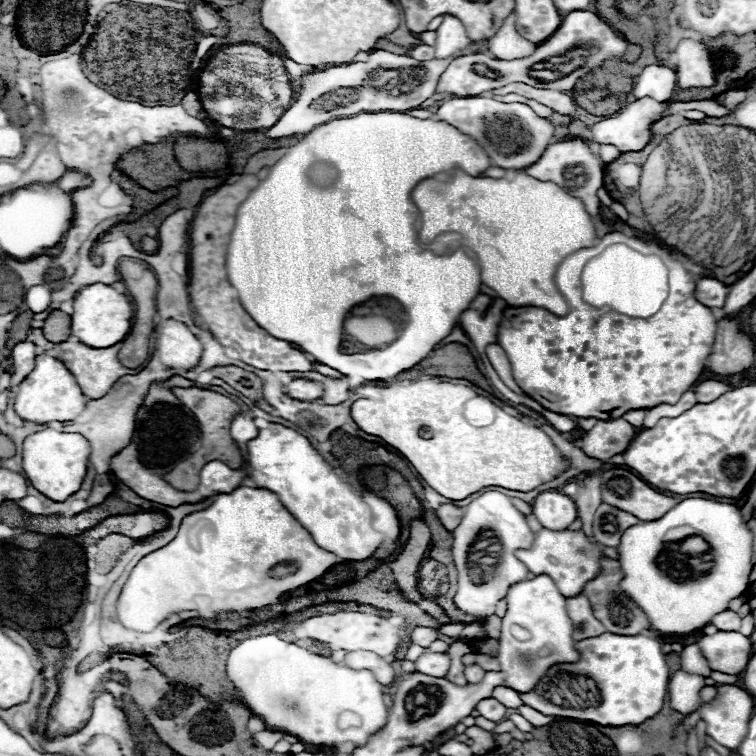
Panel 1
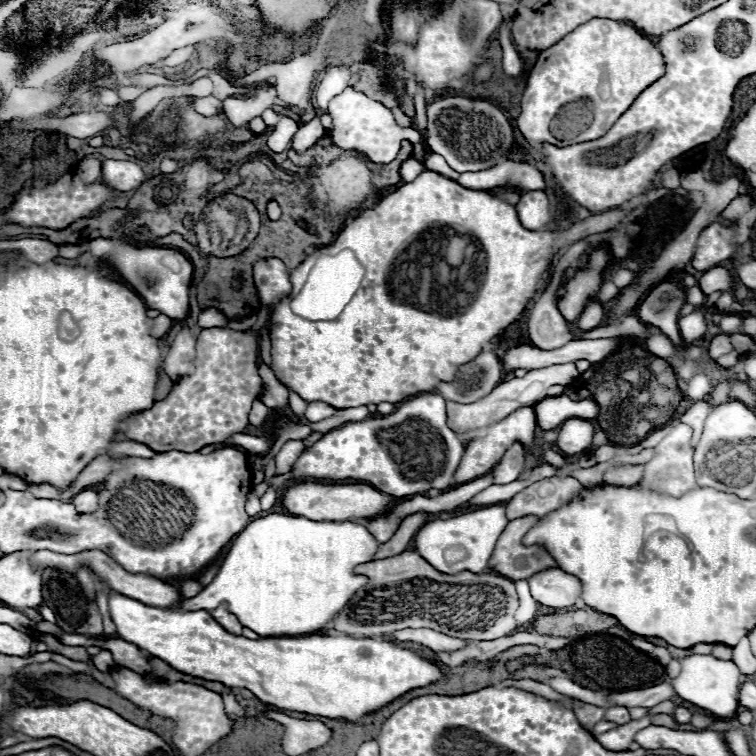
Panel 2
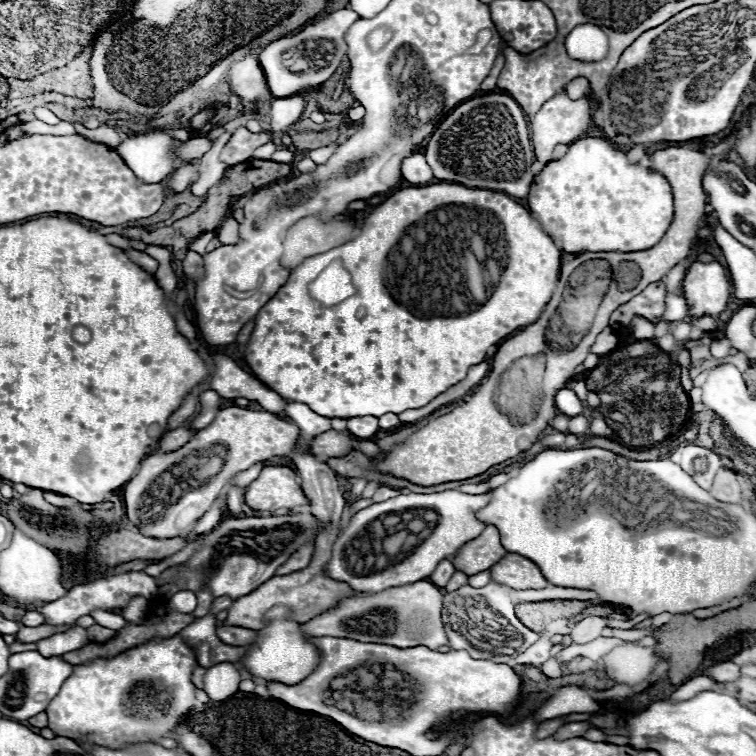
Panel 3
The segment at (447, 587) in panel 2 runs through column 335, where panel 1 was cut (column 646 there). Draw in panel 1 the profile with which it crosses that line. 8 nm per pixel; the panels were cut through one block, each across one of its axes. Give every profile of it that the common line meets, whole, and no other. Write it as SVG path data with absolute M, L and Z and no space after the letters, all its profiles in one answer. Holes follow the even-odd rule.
M600 558L600 574L594 580L588 580L582 594L590 600L590 606L594 610L594 616L606 626L608 632L618 632L618 634L640 634L642 630L648 630L648 618L646 614L618 588L618 582L622 580L622 570L620 562L612 558Z

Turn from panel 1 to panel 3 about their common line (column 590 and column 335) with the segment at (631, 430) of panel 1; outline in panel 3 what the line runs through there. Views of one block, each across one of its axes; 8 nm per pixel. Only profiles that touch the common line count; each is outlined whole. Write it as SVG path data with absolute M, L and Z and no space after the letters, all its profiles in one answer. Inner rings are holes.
M326 430L324 434L316 436L310 444L310 452L314 456L320 456L322 460L328 460L328 458L340 458L340 456L346 456L348 452L352 452L356 446L358 446L358 438L348 432L348 430Z

